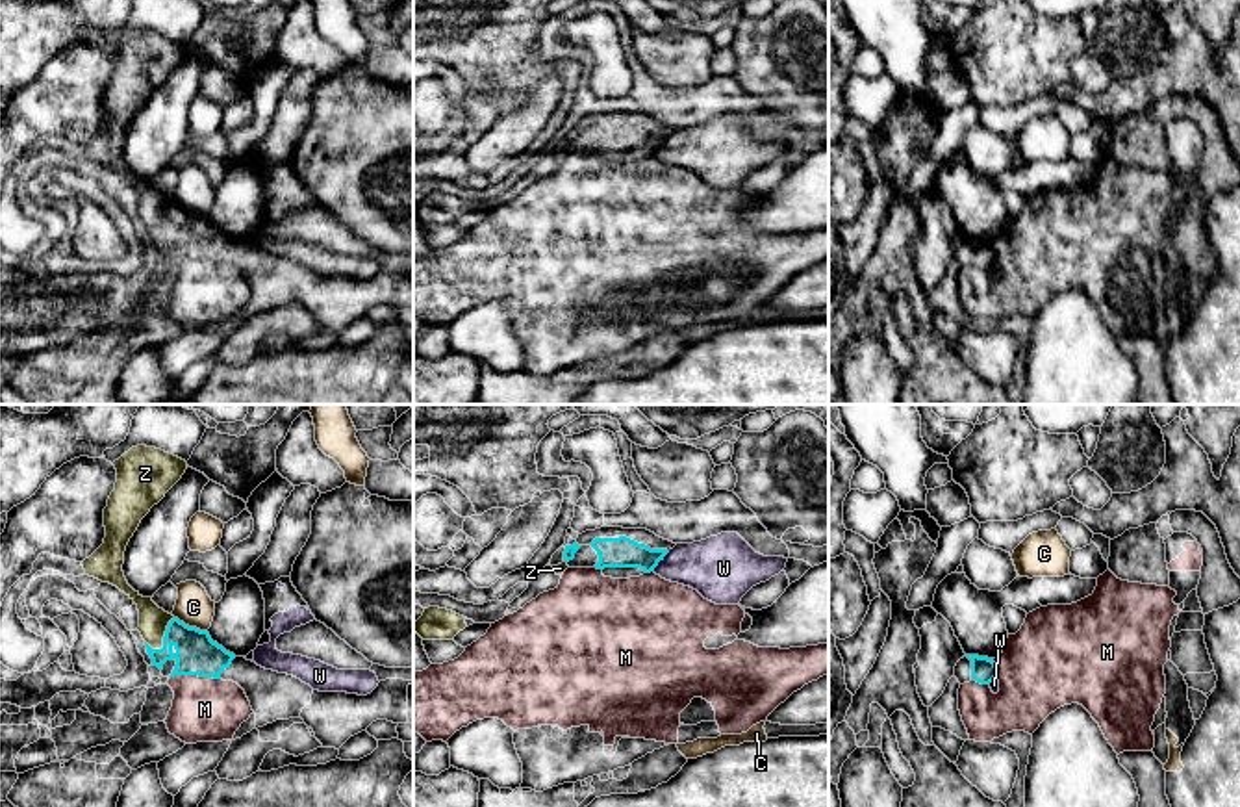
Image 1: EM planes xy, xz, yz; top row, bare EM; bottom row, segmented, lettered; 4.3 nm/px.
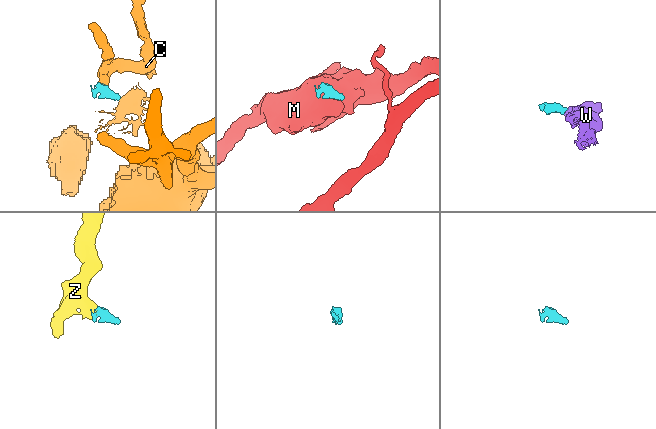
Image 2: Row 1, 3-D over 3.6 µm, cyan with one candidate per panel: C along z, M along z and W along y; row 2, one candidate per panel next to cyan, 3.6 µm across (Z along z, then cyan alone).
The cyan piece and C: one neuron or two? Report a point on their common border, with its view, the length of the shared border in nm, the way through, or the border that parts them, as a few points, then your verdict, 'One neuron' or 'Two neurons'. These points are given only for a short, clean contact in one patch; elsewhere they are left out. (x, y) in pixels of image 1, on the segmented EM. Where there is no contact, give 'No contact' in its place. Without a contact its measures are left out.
Touches cyan at xy (191, 627). Shared border 160 nm. Boundary: xy (175, 616), (206, 631). Two neurons

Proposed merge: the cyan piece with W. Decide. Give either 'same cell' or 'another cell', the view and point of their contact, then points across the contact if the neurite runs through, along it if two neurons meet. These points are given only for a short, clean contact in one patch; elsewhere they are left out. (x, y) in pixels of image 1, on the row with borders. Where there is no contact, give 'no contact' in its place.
another cell; meets cyan in xz at (660, 559); border along xz (670, 551), (653, 570)

